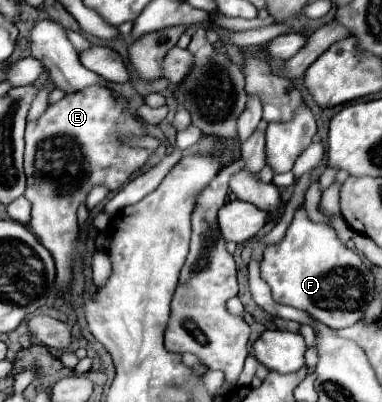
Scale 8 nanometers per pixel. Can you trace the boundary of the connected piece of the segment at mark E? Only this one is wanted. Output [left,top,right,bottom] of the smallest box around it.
[25,87,151,289]

